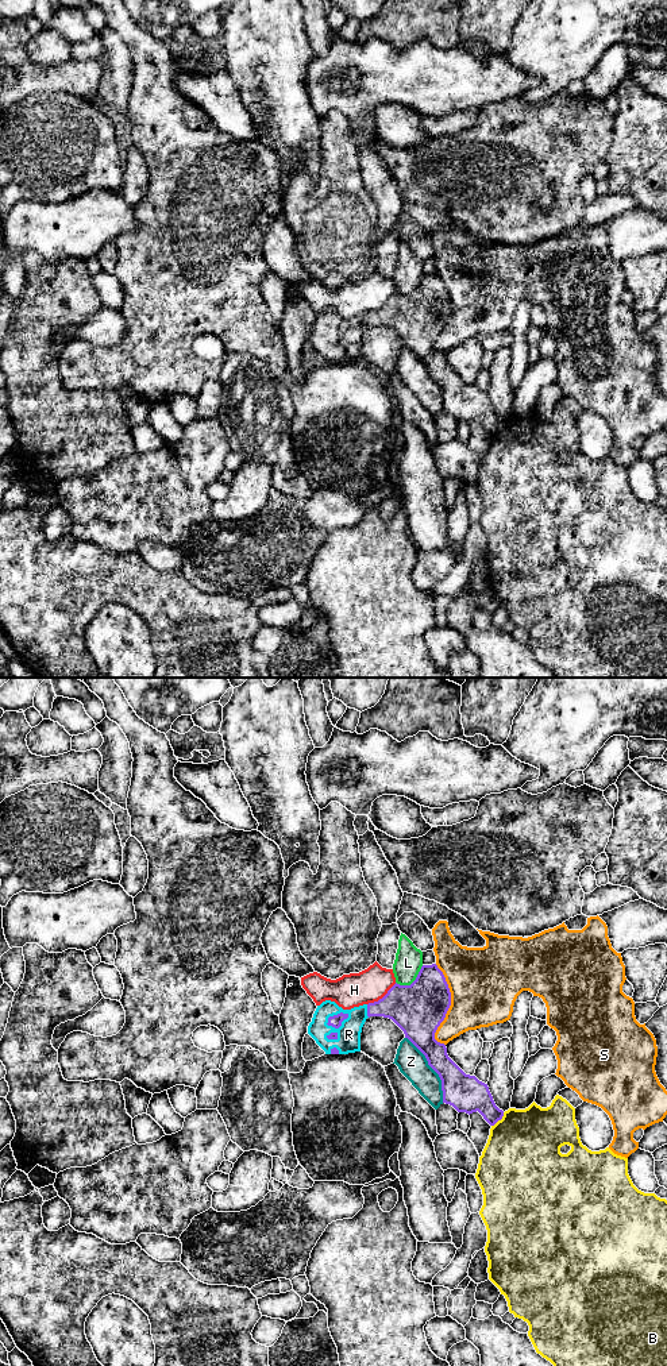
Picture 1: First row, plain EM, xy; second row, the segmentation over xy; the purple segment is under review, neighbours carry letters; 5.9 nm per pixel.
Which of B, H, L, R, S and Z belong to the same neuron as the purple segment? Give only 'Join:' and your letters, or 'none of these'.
Join: R

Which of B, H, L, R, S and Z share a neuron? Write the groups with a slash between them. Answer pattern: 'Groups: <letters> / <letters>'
Groups: B / H / L / R / S / Z

